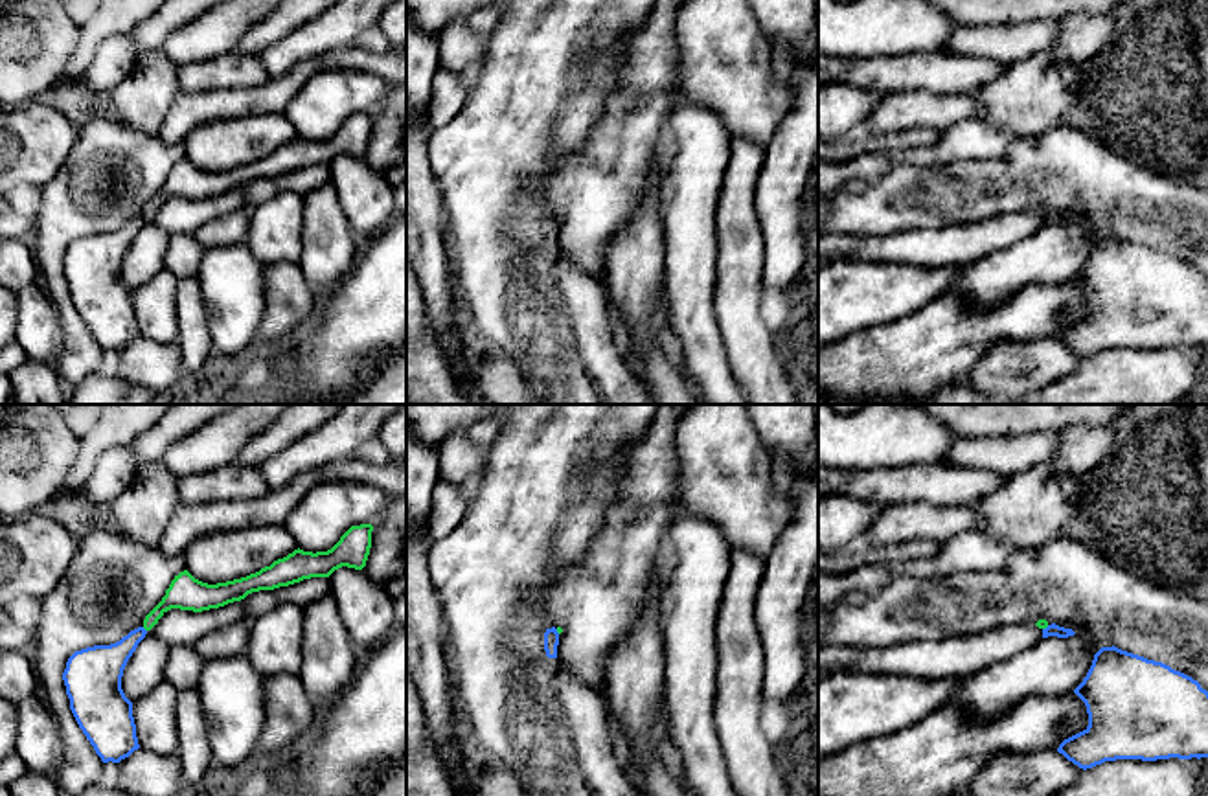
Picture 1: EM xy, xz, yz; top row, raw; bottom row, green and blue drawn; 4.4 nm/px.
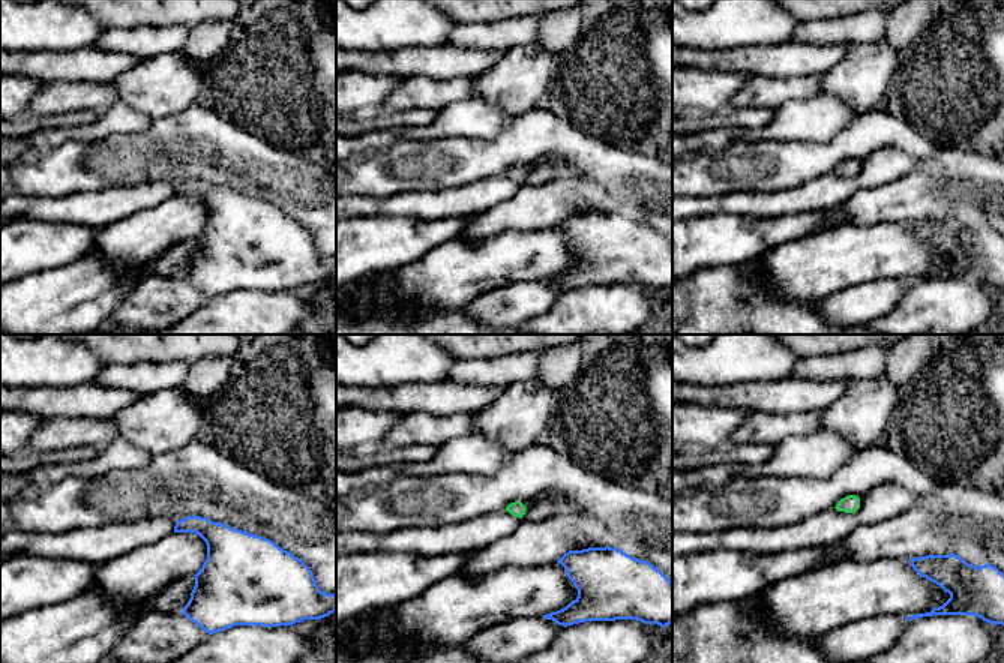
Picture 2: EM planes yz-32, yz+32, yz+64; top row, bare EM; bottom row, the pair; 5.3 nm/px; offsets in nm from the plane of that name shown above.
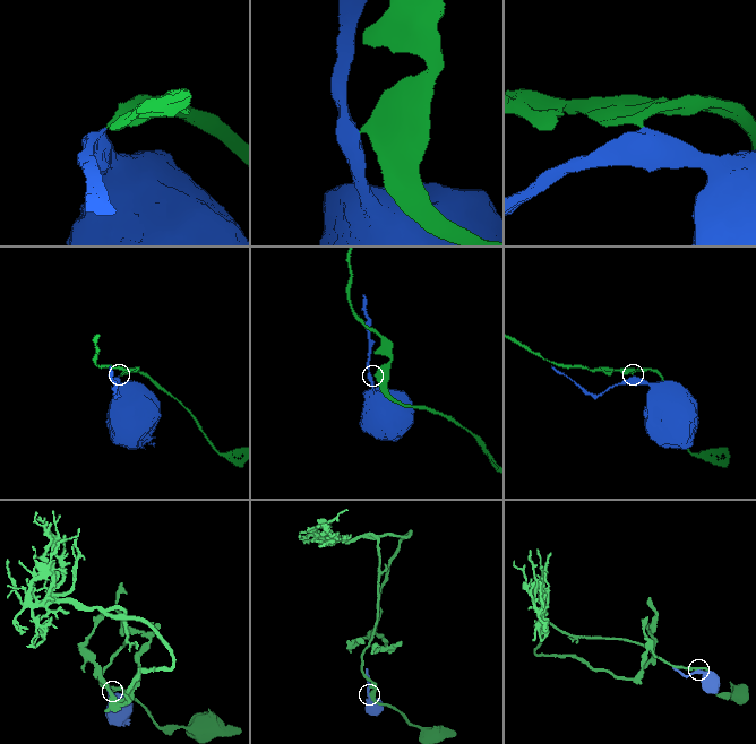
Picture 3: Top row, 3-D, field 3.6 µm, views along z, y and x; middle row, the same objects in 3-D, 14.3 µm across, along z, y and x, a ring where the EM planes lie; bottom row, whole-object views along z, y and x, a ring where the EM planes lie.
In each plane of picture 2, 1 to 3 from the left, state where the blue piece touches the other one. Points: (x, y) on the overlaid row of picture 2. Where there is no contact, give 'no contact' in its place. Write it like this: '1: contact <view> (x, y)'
1: no contact
2: no contact
3: no contact

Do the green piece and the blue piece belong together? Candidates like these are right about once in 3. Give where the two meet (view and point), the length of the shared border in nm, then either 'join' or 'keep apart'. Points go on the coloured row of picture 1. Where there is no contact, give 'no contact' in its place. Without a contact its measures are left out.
contact yz (1045, 627); length 40 nm; keep apart

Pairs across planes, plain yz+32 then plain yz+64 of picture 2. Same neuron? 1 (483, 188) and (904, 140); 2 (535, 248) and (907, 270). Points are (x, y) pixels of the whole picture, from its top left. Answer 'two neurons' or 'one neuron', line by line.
1: two neurons
2: one neuron

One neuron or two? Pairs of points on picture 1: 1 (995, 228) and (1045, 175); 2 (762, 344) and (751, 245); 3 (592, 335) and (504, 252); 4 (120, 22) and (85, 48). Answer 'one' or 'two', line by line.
1: two
2: one
3: two
4: one

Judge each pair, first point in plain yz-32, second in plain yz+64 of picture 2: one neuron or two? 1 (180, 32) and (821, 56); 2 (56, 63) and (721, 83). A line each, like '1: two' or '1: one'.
1: two
2: two

